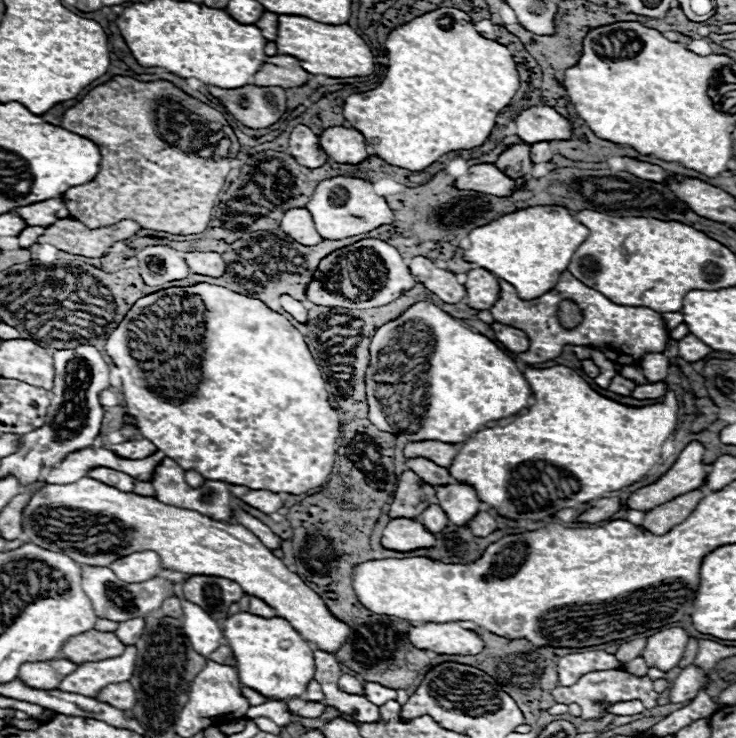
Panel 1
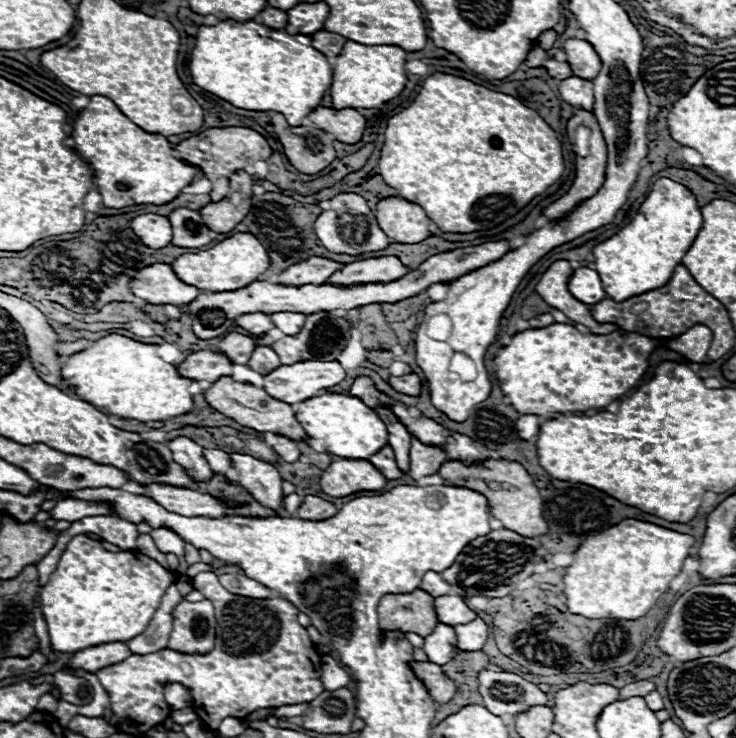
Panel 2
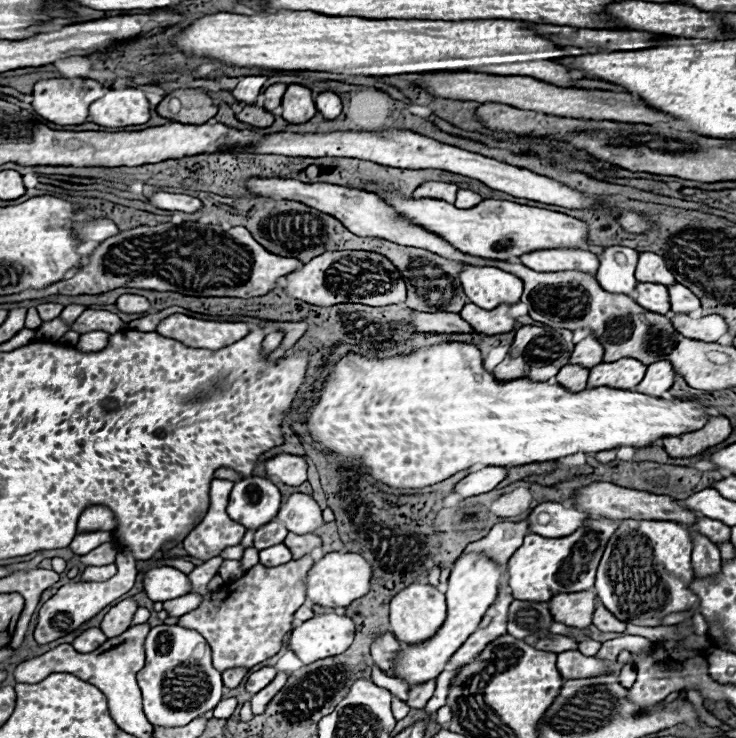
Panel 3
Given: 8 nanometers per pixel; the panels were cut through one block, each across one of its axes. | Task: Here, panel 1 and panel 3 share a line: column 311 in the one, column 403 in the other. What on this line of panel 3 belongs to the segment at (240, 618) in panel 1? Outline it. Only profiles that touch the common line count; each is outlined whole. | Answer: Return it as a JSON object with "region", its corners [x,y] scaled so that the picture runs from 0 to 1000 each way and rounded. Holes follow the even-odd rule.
{"region":[[[630,751],[630,753],[625,753],[617,762],[611,783],[609,783],[609,799],[606,799],[609,835],[606,835],[603,846],[579,870],[573,870],[573,873],[557,873],[557,875],[552,873],[549,878],[543,878],[541,886],[538,886],[538,892],[535,892],[533,913],[538,913],[538,919],[554,924],[557,932],[568,930],[568,927],[576,927],[579,921],[590,921],[603,908],[603,902],[609,900],[609,894],[614,892],[614,886],[649,851],[655,835],[660,832],[660,827],[674,813],[679,780],[682,780],[679,767],[674,767],[666,756],[660,756],[655,751]]]}

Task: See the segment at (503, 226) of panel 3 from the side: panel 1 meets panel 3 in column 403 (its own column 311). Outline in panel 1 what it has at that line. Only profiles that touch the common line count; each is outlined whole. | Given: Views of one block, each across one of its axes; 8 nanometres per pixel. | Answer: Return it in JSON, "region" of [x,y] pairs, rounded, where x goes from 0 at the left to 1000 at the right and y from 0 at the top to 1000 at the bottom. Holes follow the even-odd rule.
{"region":[[[454,238],[448,244],[438,244],[429,252],[416,282],[424,290],[432,317],[443,325],[465,325],[492,314],[503,314],[519,304],[535,301],[535,287],[530,285],[524,268],[508,260],[505,247],[492,241],[476,241],[476,238]]]}

